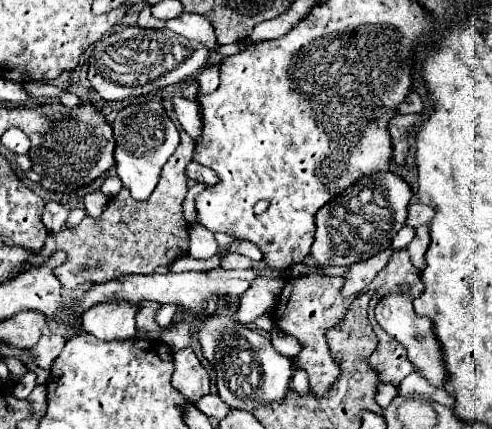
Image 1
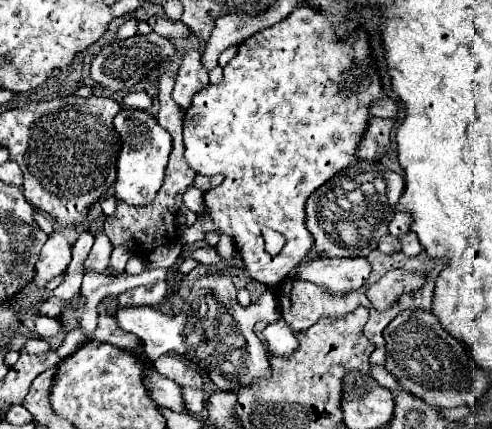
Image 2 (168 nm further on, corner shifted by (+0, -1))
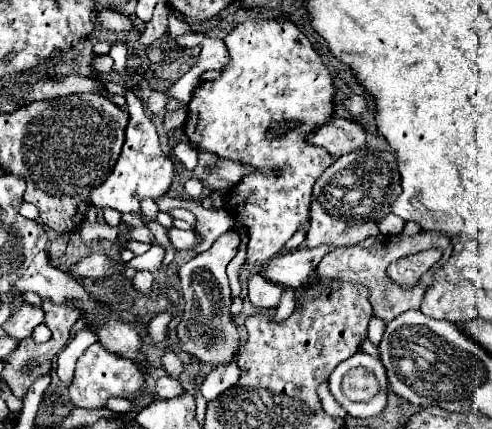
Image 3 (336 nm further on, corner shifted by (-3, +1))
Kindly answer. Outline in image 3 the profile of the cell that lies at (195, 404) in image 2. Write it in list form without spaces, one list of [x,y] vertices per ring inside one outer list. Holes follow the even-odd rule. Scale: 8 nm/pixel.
[[[163,376],[155,382],[155,392],[161,396],[161,398],[175,398],[179,394],[183,394],[183,386],[171,378],[171,376]]]

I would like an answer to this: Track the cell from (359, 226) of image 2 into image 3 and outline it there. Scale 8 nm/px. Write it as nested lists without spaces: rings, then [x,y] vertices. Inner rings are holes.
[[[355,150],[351,154],[339,156],[317,180],[311,194],[311,214],[309,214],[309,232],[305,244],[315,248],[319,244],[333,244],[333,246],[351,246],[361,242],[371,234],[379,234],[377,222],[389,214],[391,202],[401,194],[401,178],[397,172],[397,162],[393,152],[389,150]]]

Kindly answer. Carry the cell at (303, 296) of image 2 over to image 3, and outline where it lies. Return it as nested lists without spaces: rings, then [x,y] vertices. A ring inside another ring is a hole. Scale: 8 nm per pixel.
[[[421,230],[415,236],[407,236],[407,234],[383,236],[383,234],[377,234],[377,236],[365,238],[363,242],[357,242],[353,246],[343,246],[343,248],[333,250],[331,254],[327,254],[319,262],[319,268],[317,270],[319,270],[321,278],[325,278],[325,280],[327,278],[329,280],[335,280],[335,278],[339,278],[339,280],[351,280],[351,282],[357,282],[357,284],[363,284],[365,288],[369,288],[369,302],[373,306],[373,314],[379,316],[379,318],[383,318],[385,322],[391,322],[395,316],[403,314],[405,310],[419,308],[421,298],[423,298],[425,290],[431,284],[433,270],[425,272],[415,286],[400,286],[394,284],[395,282],[391,281],[387,276],[387,266],[391,262],[399,260],[399,258],[411,256],[411,254],[415,254],[419,250],[425,250],[425,248],[441,248],[441,250],[447,250],[449,244],[451,244],[451,240],[449,240],[449,236],[445,232],[425,232],[425,230]],[[382,292],[385,292],[385,294]],[[391,294],[395,296],[395,300],[387,300]]]

